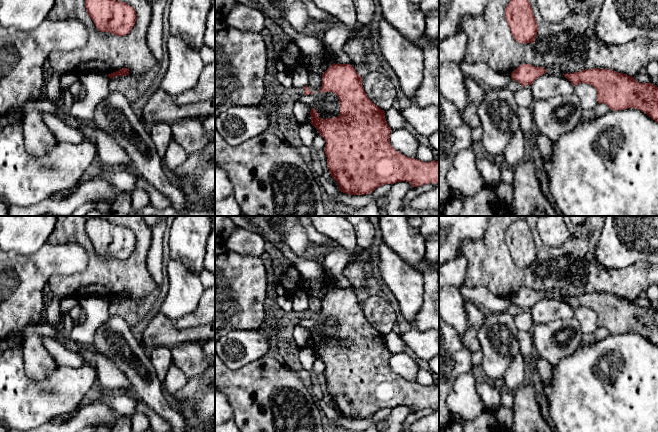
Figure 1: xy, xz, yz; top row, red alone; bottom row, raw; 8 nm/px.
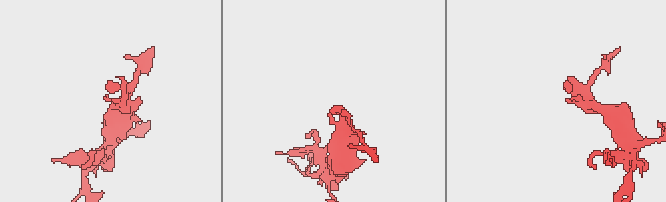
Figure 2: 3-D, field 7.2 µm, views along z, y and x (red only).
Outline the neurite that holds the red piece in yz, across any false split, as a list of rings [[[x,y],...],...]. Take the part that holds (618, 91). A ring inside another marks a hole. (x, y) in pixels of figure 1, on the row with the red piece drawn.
[[[585,69],[574,73],[563,74],[572,84],[592,85],[597,91],[597,102],[606,104],[610,110],[636,108],[647,114],[658,123],[658,87],[651,83],[639,83],[634,77],[610,69]]]

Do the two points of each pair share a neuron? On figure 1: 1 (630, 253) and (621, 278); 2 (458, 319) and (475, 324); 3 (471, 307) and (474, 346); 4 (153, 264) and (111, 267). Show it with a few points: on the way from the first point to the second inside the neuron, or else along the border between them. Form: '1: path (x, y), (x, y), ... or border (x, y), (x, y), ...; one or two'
1: border (647, 262), (635, 262), (616, 268), (602, 265); two
2: border (465, 301), (468, 328), (459, 334); two
3: path (473, 317), (472, 336); one
4: border (151, 241), (147, 256), (147, 270), (157, 285); two

